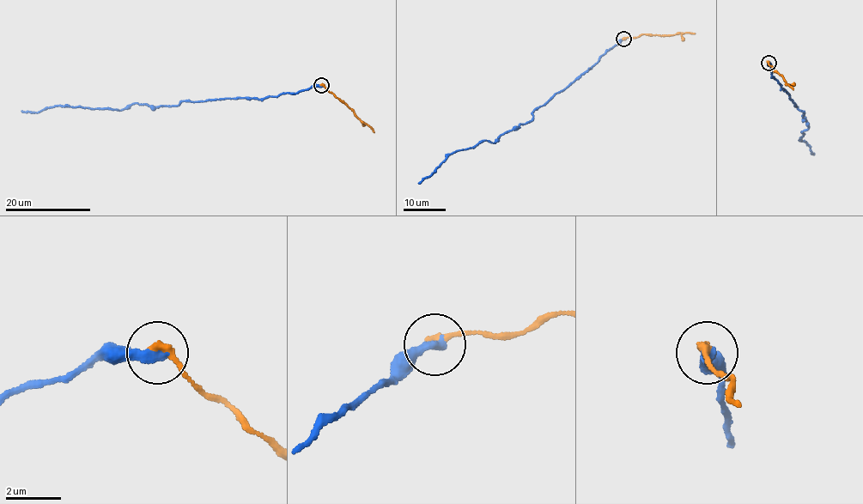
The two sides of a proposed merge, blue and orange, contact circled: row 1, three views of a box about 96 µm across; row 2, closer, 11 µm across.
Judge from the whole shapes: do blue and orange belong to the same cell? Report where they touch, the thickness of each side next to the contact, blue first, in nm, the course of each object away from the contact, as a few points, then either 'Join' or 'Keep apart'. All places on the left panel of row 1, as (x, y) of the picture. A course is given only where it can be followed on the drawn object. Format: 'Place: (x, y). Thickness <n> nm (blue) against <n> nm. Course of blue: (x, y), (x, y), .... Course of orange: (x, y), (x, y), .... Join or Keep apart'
Place: (321, 85). Thickness 400 nm (blue) against 320 nm. Course of blue: (321, 85), (263, 99), (215, 99), (173, 106), (130, 104), (120, 111), (79, 106), (21, 111). Course of orange: (321, 85), (343, 100), (374, 132). Keep apart

